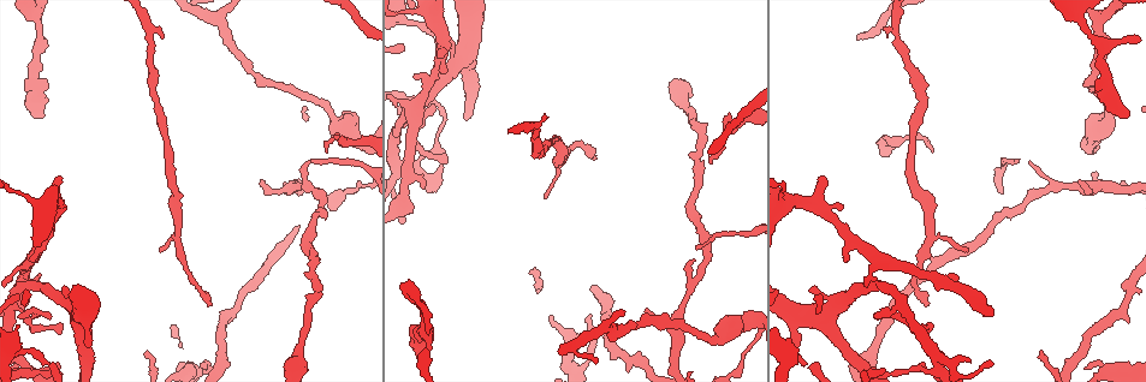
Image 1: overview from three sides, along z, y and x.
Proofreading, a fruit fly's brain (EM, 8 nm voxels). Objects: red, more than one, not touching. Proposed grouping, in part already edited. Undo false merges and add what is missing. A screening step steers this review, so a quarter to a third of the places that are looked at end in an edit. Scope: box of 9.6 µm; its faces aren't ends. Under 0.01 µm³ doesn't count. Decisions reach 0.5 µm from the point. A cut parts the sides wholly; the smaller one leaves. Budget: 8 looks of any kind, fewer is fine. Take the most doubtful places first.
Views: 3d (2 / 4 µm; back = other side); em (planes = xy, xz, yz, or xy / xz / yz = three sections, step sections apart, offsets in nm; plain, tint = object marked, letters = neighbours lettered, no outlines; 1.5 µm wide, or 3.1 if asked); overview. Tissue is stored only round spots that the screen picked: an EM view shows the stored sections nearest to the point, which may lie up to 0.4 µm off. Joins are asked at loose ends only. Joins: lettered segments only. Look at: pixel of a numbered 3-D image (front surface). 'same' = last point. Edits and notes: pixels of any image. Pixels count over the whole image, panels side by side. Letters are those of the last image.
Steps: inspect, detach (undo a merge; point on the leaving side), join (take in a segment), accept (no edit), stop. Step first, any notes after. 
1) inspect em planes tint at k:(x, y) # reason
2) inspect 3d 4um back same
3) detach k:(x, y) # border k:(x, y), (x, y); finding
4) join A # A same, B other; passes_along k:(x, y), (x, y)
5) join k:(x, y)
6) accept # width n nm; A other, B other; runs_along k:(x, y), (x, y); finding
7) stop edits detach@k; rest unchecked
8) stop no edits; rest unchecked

inspect em planes tint at 1:(326, 151) # tapers out

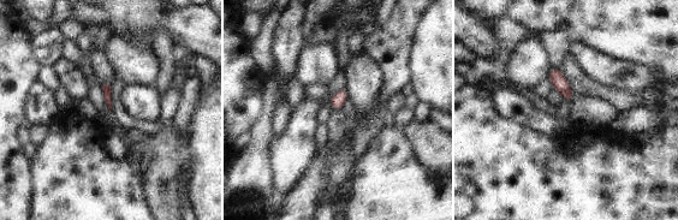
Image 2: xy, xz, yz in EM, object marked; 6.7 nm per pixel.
inspect em planes letters same

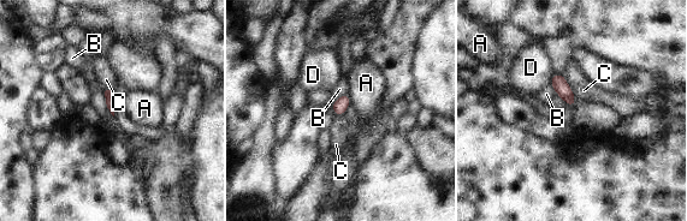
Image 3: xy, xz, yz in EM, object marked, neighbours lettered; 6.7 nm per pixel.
accept # A other, B other, C other, D other; border 3:(348, 93), (350, 103); none of them fits

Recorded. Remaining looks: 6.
inspect em planes tint at 1:(33, 310) # arms part here

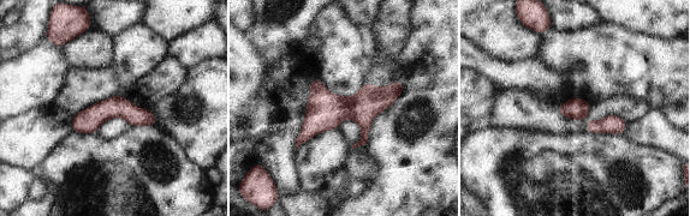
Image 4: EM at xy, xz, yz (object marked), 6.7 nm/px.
inspect em planes letters same

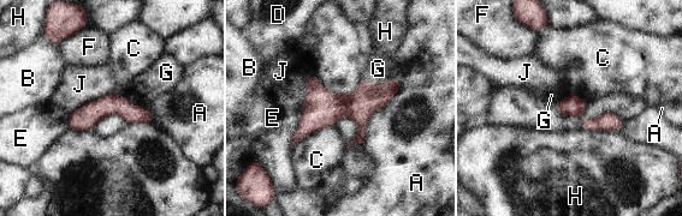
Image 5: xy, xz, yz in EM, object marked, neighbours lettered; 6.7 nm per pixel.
accept # A other, B other, C other, D other, E other, F other, G other, H other, J other; runs_along 5:(397, 83), (327, 107), (296, 138); all the same neuron

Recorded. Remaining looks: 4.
inspect em xy step 4 tint at 1:(930, 303) # branch stops here

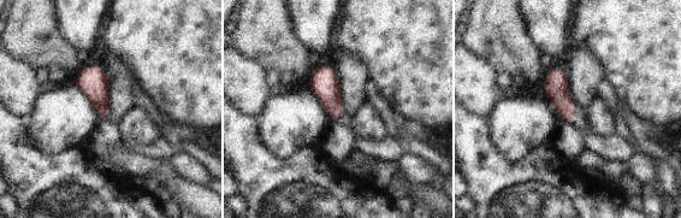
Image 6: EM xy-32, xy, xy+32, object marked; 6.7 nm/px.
inspect em planes tint same

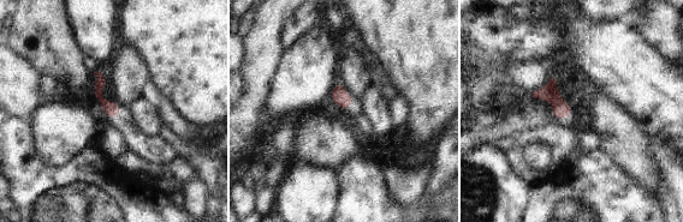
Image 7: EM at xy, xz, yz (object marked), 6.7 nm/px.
inspect em planes letters same # what lies round it

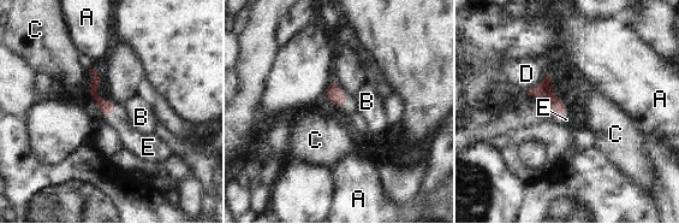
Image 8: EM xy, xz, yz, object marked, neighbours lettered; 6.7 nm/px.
join E # A other, B other, C other, D other, E same; passes_along 8:(543, 90), (559, 115), (566, 119); it goes on there

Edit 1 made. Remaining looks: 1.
stop edits join@8; rest unchecked

